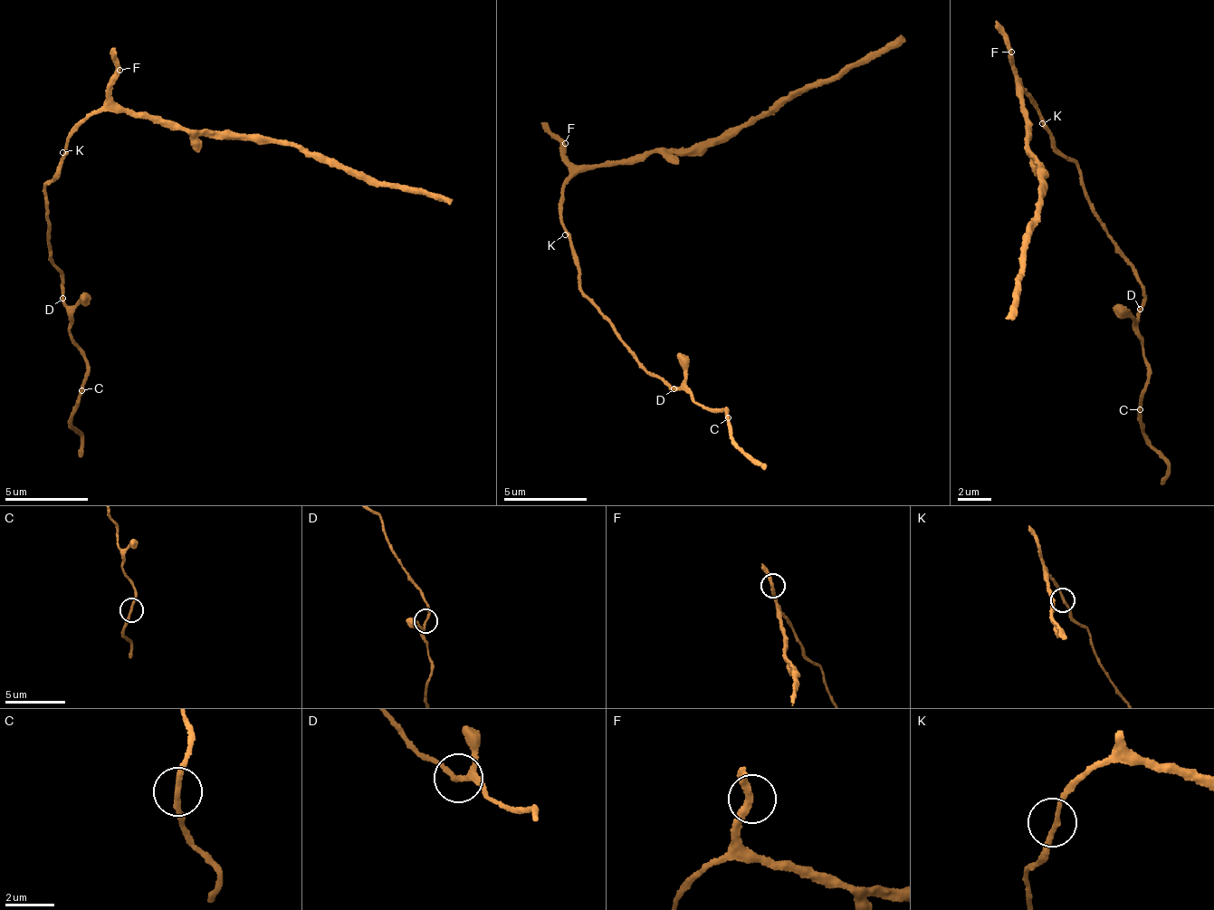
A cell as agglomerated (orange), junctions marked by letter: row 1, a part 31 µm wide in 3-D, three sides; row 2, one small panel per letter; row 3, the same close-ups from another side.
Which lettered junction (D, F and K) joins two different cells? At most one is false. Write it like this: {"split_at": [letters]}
{"split_at": []}

